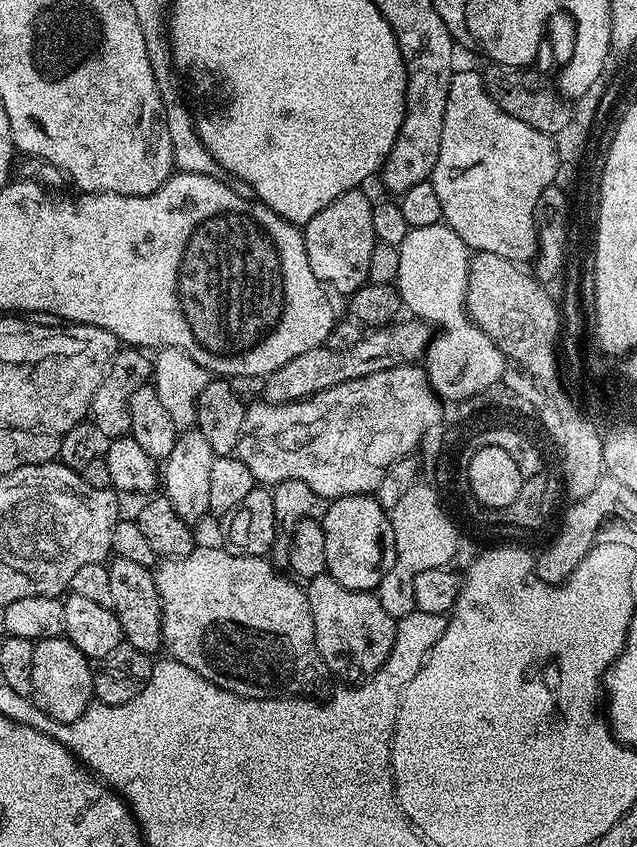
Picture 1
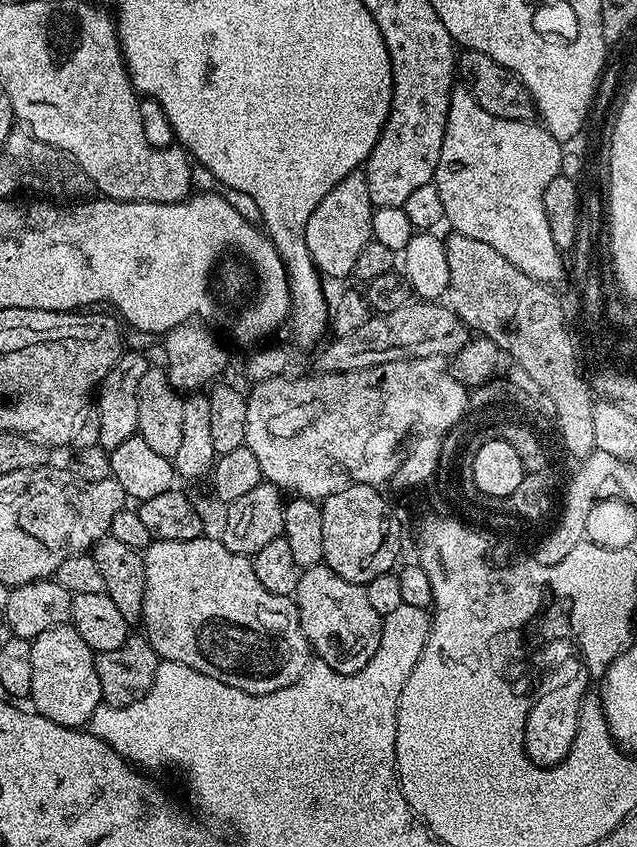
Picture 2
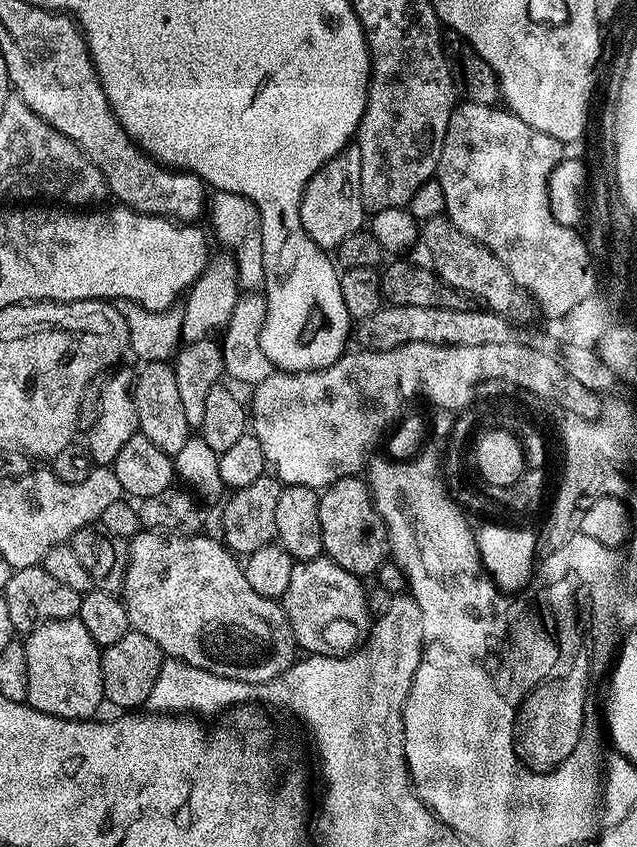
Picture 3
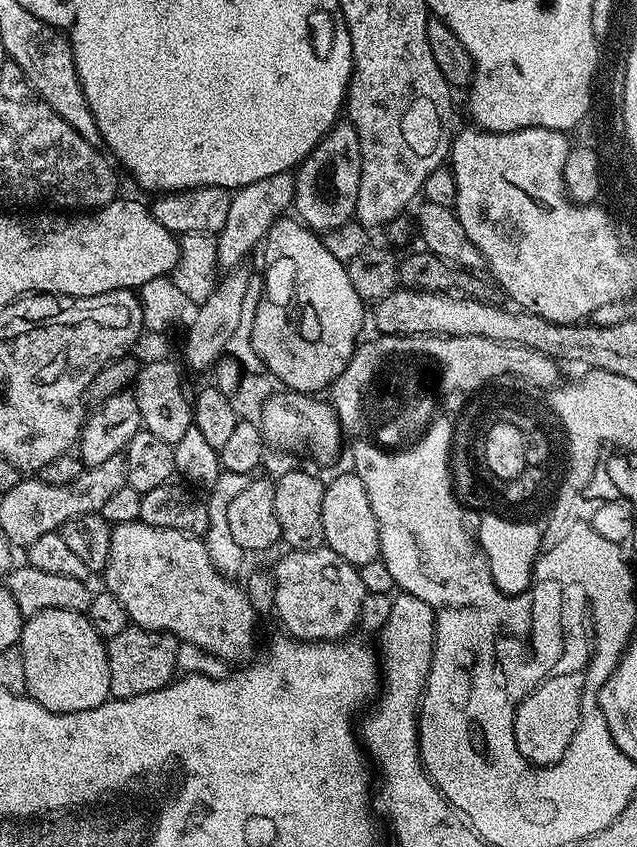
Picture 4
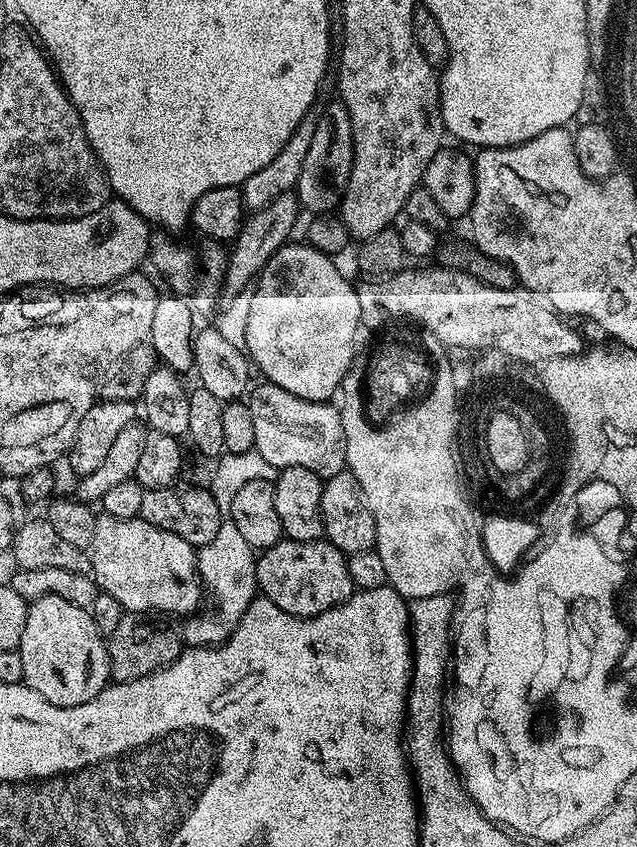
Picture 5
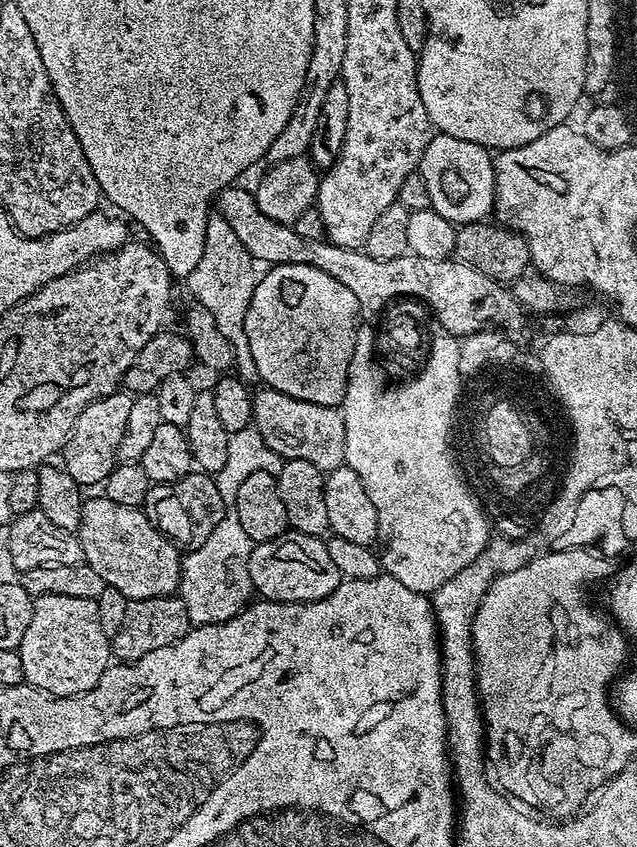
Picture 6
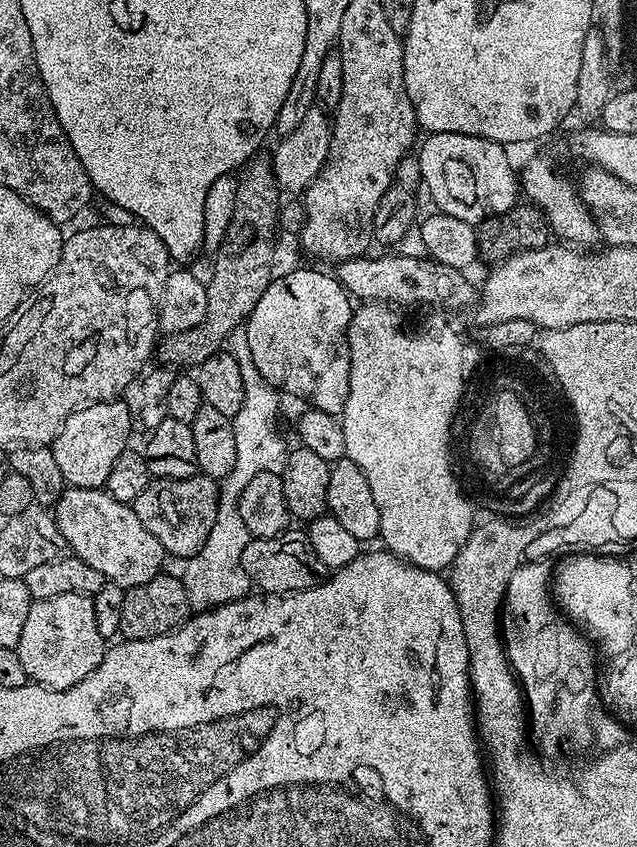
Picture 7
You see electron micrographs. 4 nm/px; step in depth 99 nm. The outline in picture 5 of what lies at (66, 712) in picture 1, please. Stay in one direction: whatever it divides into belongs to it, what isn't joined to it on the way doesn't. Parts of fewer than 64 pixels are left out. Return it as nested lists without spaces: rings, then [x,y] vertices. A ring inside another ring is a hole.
[[[47,596],[29,603],[26,630],[22,630],[18,650],[22,654],[24,683],[54,706],[82,706],[110,683],[105,636],[94,626],[89,609],[74,606],[66,598]]]

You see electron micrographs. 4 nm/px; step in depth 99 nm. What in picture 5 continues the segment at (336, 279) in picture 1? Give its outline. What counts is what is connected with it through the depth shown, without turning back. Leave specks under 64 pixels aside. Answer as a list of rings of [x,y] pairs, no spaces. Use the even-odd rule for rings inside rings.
[[[333,98],[320,116],[315,117],[314,138],[310,138],[310,151],[294,189],[301,205],[312,214],[328,214],[339,209],[348,185],[354,162],[354,130],[348,108],[339,99]]]

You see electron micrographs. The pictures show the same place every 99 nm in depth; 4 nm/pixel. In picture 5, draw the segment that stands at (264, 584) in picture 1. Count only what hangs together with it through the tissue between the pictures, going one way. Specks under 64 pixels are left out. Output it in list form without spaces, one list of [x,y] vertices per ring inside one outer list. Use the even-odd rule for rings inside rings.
[[[97,515],[96,525],[94,526],[94,542],[90,549],[90,575],[95,580],[101,592],[110,594],[110,598],[118,598],[118,602],[124,608],[125,613],[138,612],[141,614],[164,614],[160,612],[177,612],[180,618],[187,617],[189,614],[195,613],[201,607],[200,592],[202,596],[202,581],[198,570],[196,569],[197,549],[190,542],[186,542],[182,538],[178,538],[178,534],[170,534],[166,530],[162,530],[158,526],[154,526],[150,522],[139,518],[127,520],[126,518],[114,518],[113,516]]]

